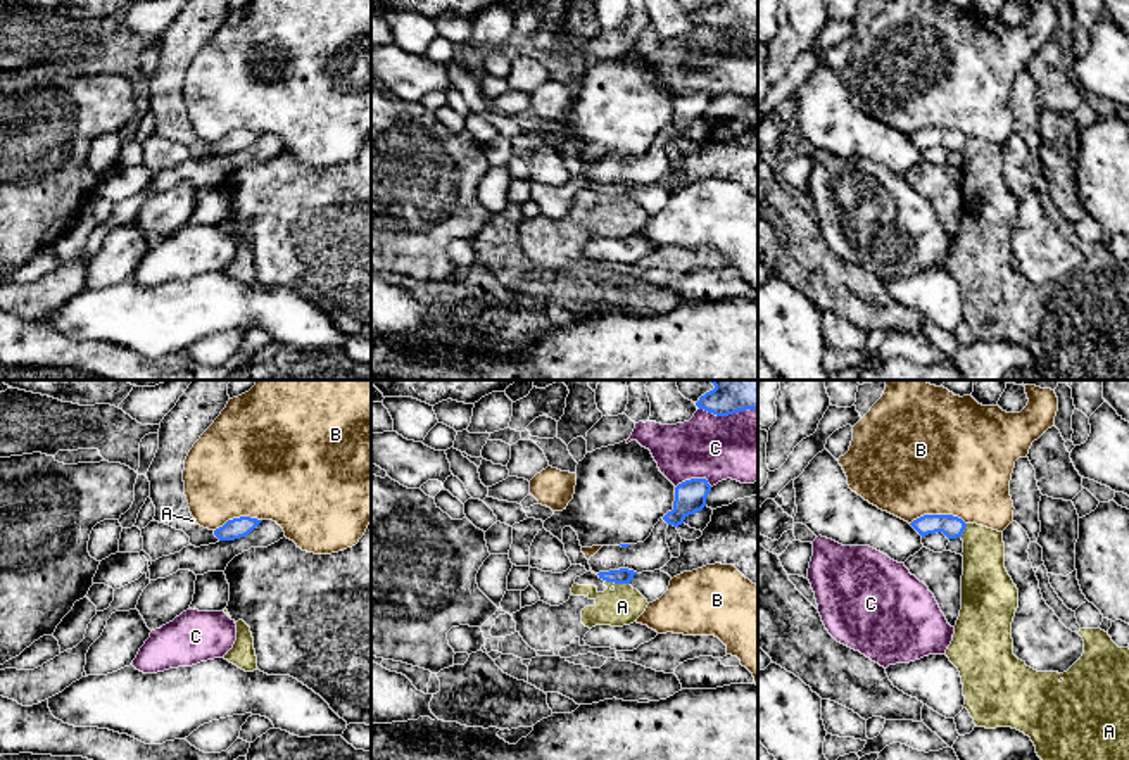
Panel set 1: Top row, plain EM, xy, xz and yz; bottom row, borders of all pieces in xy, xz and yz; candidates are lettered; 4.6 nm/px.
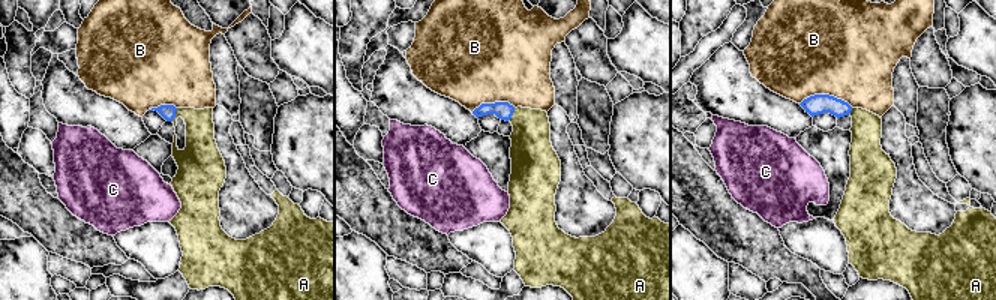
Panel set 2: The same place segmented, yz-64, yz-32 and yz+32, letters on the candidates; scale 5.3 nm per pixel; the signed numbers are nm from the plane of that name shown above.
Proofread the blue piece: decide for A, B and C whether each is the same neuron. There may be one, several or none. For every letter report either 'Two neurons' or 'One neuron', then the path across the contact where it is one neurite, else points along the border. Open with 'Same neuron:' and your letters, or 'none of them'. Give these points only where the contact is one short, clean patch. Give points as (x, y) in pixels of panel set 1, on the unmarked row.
Same neuron: A
A: One neuron. Path across: xz (624, 189), (617, 196), (622, 220)
B: Two neurons
C: Two neurons

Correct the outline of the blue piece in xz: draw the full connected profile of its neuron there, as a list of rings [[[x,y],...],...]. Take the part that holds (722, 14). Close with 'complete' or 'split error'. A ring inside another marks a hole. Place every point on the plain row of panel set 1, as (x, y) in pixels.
[[[715,0],[699,10],[696,19],[716,29],[758,22],[758,0]]] | complete

